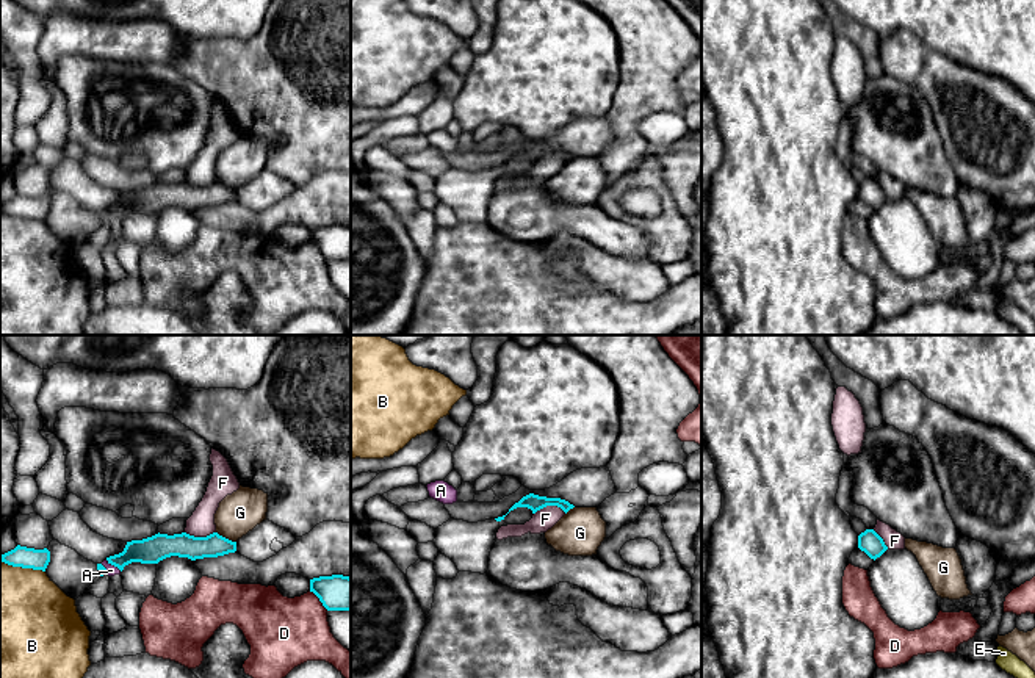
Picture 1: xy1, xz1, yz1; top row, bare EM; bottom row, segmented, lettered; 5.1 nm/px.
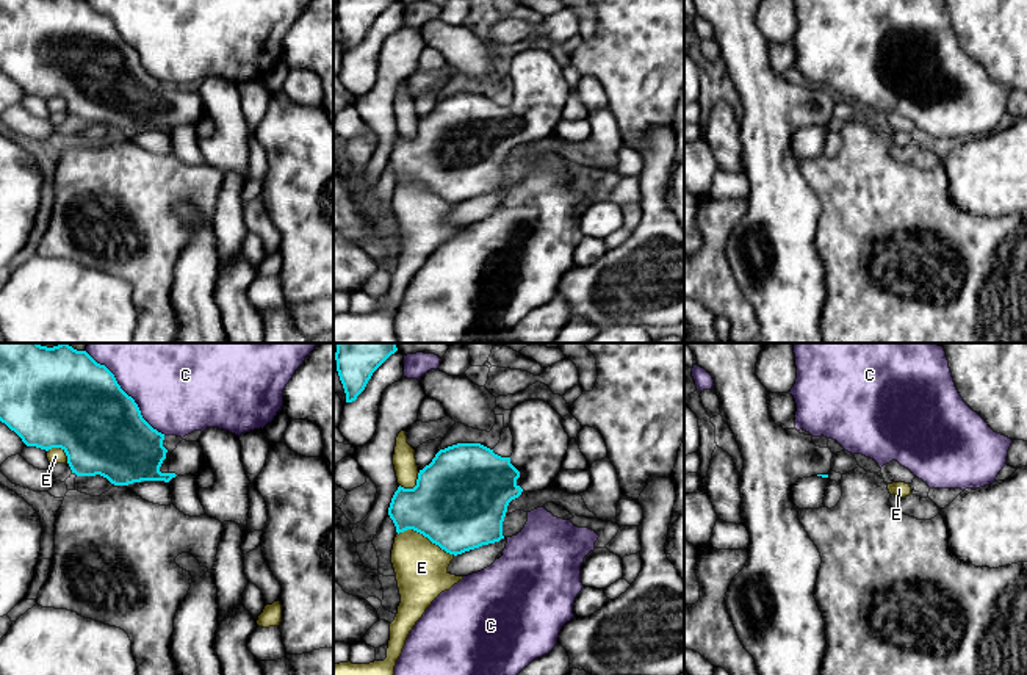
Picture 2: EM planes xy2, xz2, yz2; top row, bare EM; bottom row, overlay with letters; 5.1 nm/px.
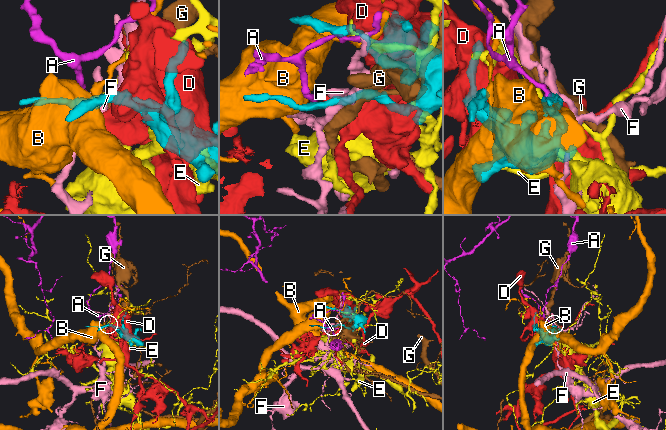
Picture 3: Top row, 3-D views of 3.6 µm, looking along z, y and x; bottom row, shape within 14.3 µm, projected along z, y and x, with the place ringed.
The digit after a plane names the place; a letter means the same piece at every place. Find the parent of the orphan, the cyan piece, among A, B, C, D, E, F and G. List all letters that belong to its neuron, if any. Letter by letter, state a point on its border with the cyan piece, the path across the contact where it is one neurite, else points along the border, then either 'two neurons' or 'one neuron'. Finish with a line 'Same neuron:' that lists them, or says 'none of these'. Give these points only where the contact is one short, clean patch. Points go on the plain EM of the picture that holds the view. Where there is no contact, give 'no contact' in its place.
A: meets cyan in xy1 at (113, 213); border along xy1 (105, 209), (121, 219); two neurons
B: meets cyan in xy1 at (22, 216); two neurons
C: meets cyan in xy2 at (126, 43); two neurons
D: meets cyan in xy1 at (320, 249); two neurons
E: meets cyan in xz2 at (426, 185); two neurons
F: meets cyan in xz1 at (550, 154); border along xz1 (566, 162), (556, 155), (544, 155), (534, 163); two neurons
G: meets cyan in xy1 at (224, 187); border along xy1 (216, 180), (235, 191); two neurons
Same neuron: none of these

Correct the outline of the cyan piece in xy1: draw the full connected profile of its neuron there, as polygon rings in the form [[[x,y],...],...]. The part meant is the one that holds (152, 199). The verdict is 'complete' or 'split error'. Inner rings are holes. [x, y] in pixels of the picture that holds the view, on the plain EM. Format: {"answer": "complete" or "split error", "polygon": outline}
{"answer": "complete", "polygon": [[[218,182],[207,186],[182,183],[155,183],[142,189],[127,191],[122,202],[106,207],[108,213],[121,221],[132,211],[158,213],[160,210],[179,205],[191,210],[204,207],[218,207],[236,200],[236,191],[232,191]]]}

